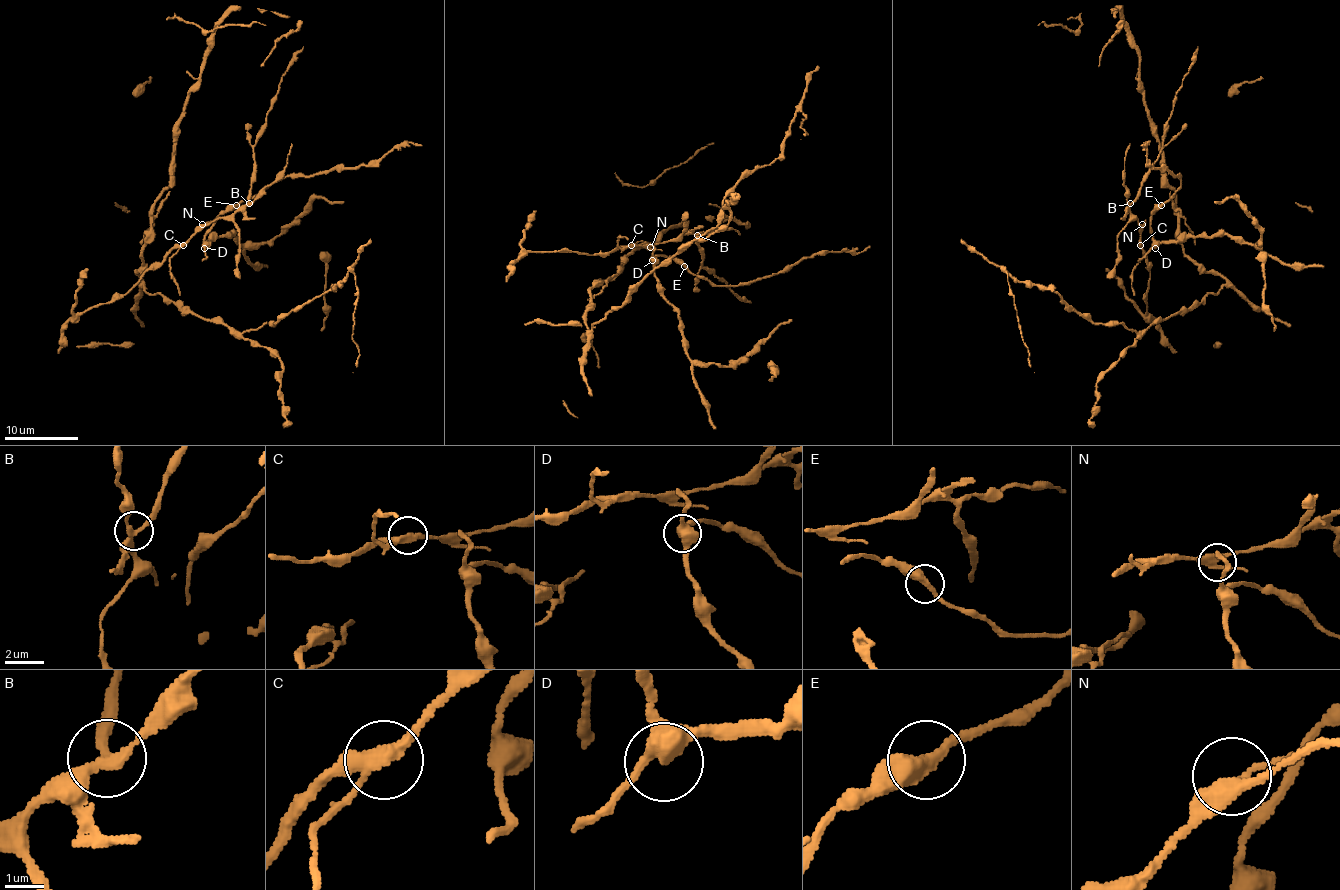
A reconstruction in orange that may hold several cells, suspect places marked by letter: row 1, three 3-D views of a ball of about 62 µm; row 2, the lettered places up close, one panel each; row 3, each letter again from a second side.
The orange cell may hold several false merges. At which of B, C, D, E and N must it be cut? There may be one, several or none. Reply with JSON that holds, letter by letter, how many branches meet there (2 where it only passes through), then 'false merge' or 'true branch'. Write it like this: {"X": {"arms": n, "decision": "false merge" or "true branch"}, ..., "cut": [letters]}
{"B": {"arms": 3, "decision": "false merge"}, "C": {"arms": 3, "decision": "false merge"}, "D": {"arms": 3, "decision": "true branch"}, "E": {"arms": 2, "decision": "true branch"}, "N": {"arms": 3, "decision": "true branch"}, "cut": ["B", "C"]}

